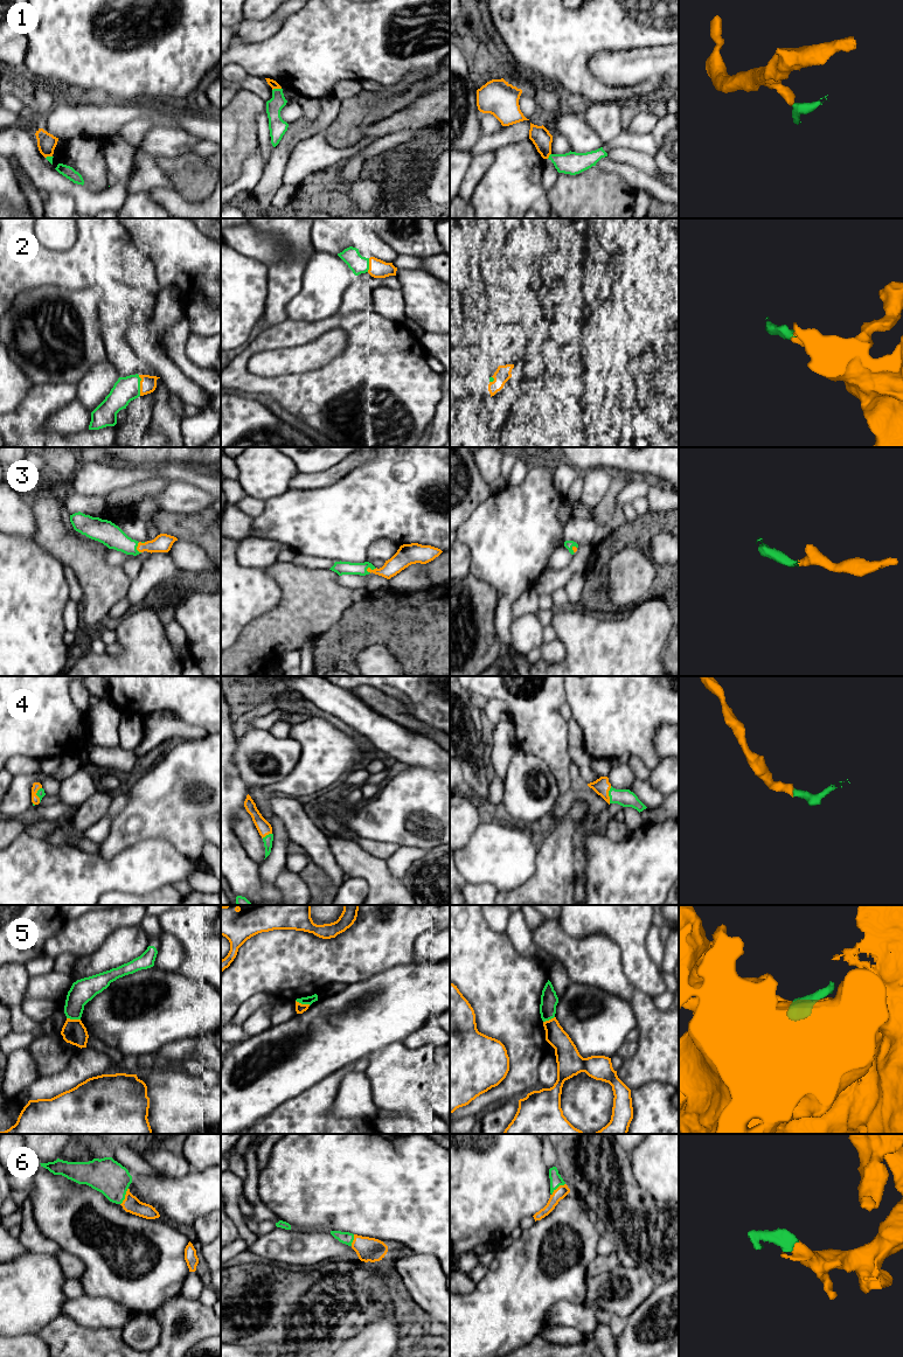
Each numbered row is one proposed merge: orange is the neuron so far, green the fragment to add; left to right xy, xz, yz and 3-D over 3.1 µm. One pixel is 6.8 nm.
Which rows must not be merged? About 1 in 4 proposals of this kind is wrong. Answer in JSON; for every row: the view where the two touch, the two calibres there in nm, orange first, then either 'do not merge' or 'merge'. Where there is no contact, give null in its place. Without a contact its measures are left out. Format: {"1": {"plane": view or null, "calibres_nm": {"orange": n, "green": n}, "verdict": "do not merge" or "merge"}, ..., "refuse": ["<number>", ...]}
{"1": {"plane": "xz", "calibres_nm": {"orange": 60, "green": 110}, "verdict": "do not merge"}, "2": {"plane": "xy", "calibres_nm": {"orange": 110, "green": 170}, "verdict": "merge"}, "3": {"plane": "xy", "calibres_nm": {"orange": 130, "green": 160}, "verdict": "merge"}, "4": {"plane": "yz", "calibres_nm": {"orange": 120, "green": 120}, "verdict": "merge"}, "5": {"plane": "xz", "calibres_nm": {"orange": 70, "green": 60}, "verdict": "do not merge"}, "6": {"plane": "xy", "calibres_nm": {"orange": 120, "green": 240}, "verdict": "merge"}, "refuse": ["1", "5"]}

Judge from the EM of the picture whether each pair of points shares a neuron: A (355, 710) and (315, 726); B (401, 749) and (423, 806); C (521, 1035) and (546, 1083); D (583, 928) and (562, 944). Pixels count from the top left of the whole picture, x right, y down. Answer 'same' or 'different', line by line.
A: different
B: different
C: different
D: different

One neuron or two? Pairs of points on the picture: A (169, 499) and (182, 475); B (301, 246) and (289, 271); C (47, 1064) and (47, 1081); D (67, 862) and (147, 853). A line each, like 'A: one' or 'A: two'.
A: two
B: two
C: two
D: one

